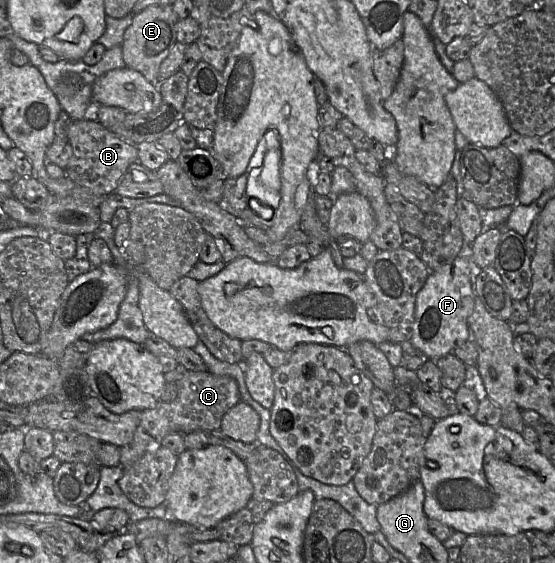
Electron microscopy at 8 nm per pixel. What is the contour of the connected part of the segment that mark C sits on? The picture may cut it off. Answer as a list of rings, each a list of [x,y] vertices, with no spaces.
[[[186,371],[175,384],[178,393],[173,401],[161,401],[155,408],[141,411],[133,441],[120,447],[122,469],[130,467],[146,452],[162,446],[161,441],[168,434],[220,430],[224,415],[241,401],[238,383],[230,376],[219,376],[209,371]]]

